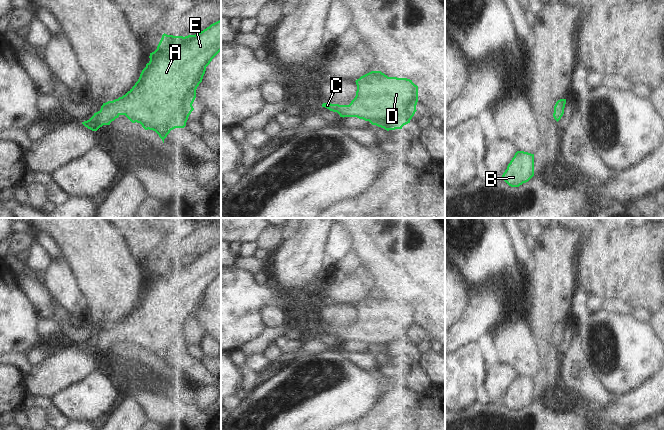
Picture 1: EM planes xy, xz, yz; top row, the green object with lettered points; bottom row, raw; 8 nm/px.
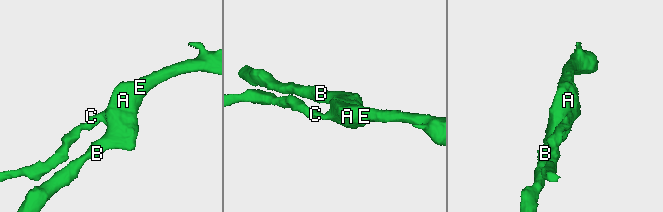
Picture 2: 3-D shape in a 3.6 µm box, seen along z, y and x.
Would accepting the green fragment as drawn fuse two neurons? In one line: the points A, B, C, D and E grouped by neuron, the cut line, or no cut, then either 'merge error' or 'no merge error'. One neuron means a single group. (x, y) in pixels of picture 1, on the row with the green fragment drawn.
A B C D E | no cut | no merge error

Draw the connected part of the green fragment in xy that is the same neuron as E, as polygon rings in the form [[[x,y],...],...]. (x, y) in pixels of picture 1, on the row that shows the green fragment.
[[[221,20],[195,35],[183,37],[164,33],[157,49],[150,53],[150,61],[135,85],[122,97],[103,103],[101,109],[82,124],[97,131],[103,125],[110,125],[120,115],[125,115],[132,123],[140,123],[145,130],[155,131],[164,143],[171,130],[186,126],[194,110],[192,104],[196,89],[202,82],[206,67],[220,51]]]

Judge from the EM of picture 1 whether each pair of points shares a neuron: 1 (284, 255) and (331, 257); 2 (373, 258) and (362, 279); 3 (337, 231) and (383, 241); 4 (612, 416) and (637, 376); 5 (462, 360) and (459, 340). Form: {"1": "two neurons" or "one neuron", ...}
{"1": "two neurons", "2": "two neurons", "3": "two neurons", "4": "two neurons", "5": "two neurons"}

